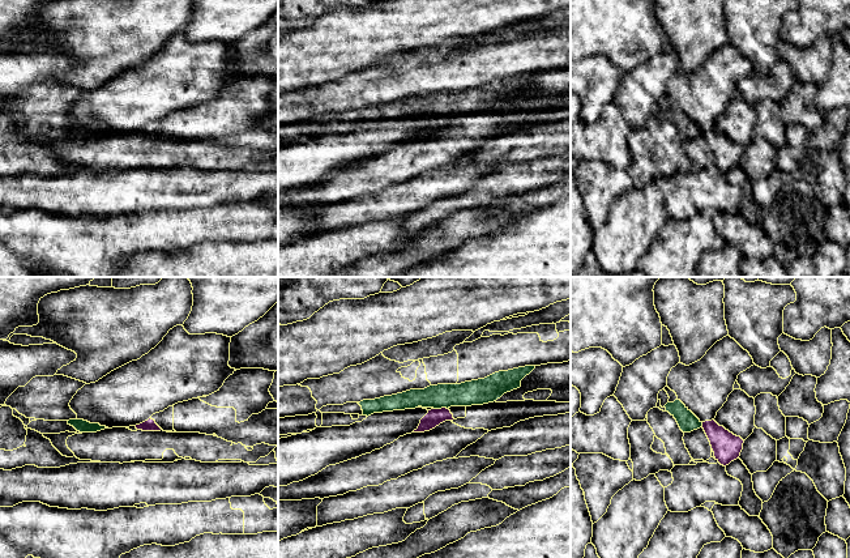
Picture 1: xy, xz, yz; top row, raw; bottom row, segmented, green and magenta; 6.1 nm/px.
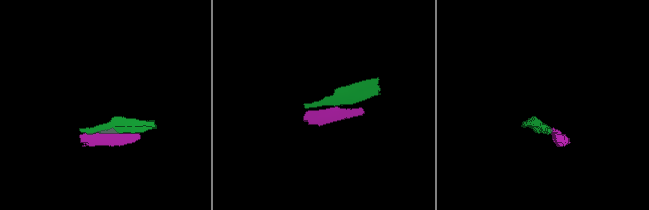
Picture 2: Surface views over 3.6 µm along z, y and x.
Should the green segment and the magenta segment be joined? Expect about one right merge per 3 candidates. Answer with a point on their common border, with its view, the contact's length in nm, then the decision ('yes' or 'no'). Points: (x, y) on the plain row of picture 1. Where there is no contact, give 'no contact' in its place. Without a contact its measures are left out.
contact xz (440, 115); length 90 nm; no

